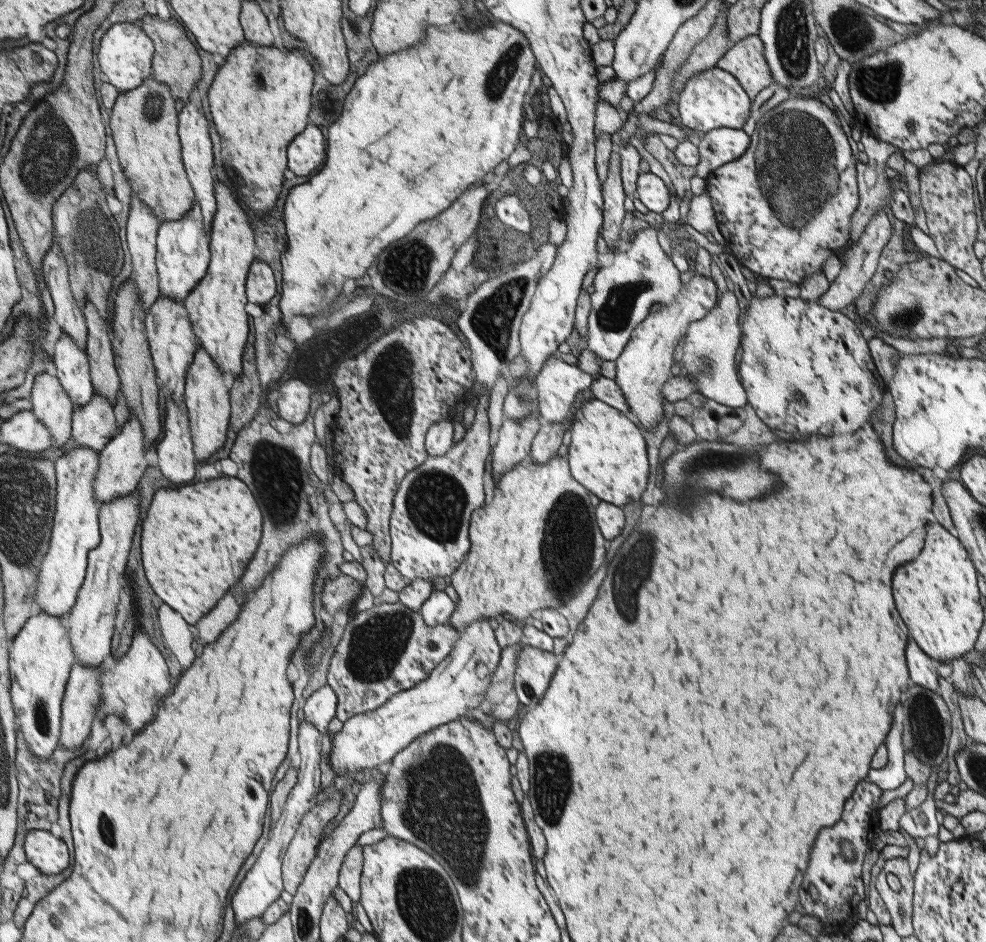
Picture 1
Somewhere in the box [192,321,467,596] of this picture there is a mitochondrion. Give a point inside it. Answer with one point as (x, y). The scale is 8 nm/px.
(274, 468)

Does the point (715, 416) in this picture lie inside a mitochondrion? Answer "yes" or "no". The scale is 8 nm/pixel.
no

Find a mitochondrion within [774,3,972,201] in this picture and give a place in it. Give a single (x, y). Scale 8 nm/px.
(879, 82)

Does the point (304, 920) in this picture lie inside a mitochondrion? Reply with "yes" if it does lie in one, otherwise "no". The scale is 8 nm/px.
yes

